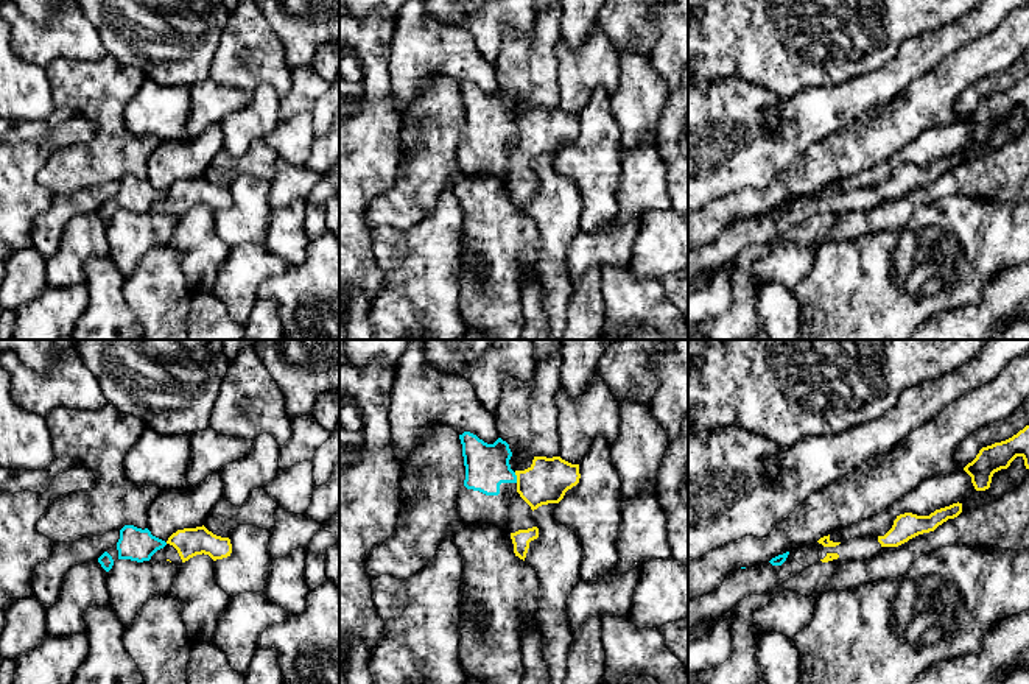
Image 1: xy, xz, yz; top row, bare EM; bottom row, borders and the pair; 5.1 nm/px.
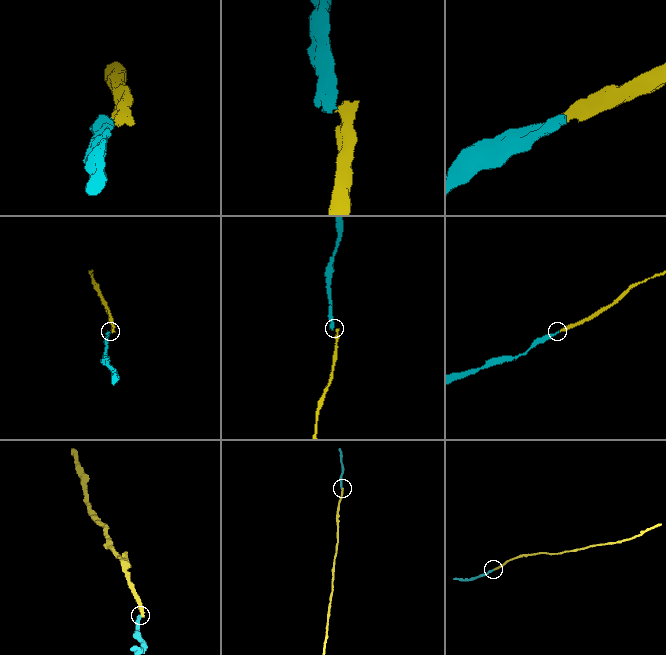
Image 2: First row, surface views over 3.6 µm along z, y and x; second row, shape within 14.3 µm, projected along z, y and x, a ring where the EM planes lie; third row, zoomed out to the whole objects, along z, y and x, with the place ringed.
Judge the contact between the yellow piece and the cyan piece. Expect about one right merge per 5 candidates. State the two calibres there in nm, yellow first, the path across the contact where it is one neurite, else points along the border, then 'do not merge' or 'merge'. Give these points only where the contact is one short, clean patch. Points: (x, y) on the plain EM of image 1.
220/220 nm | along xz (514, 123), (517, 133) | do not merge

